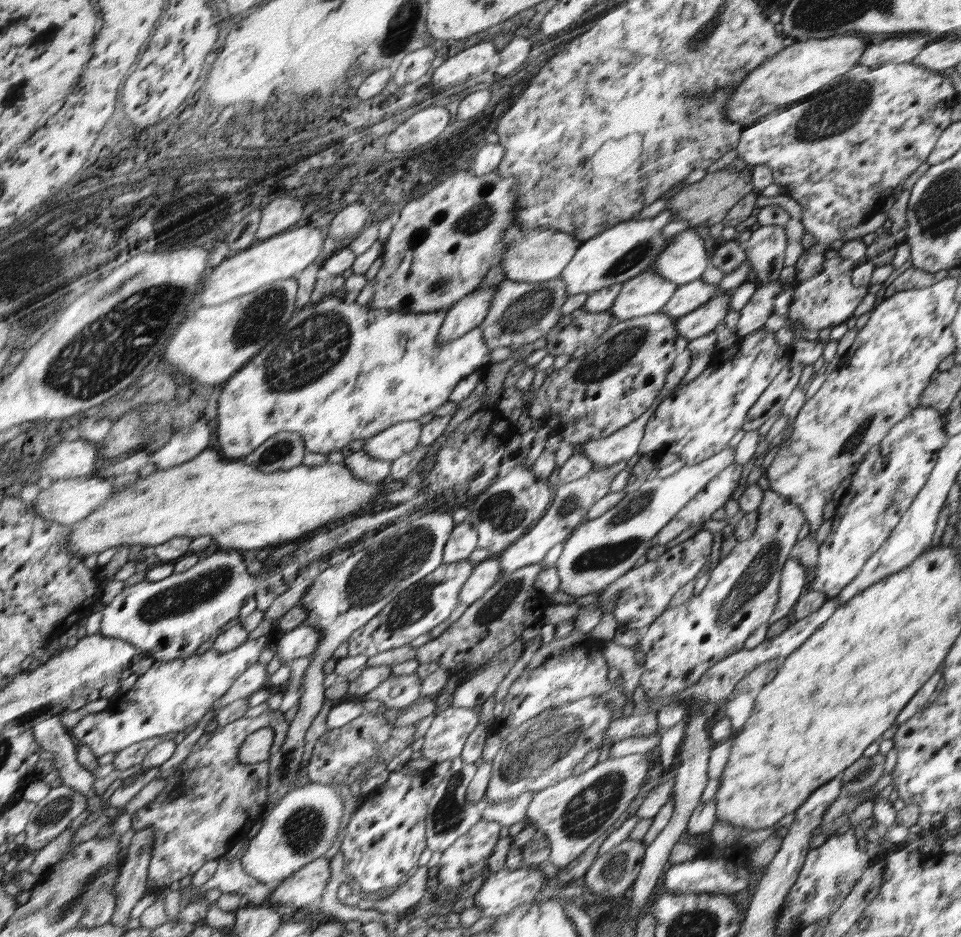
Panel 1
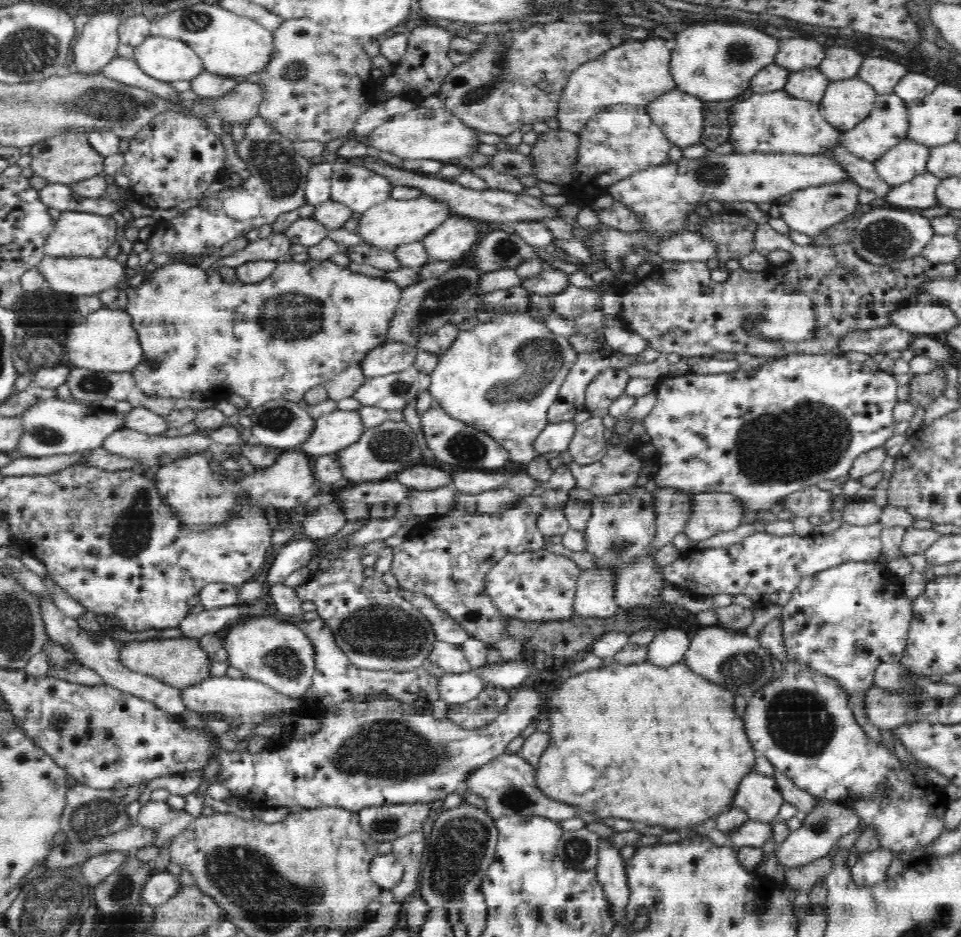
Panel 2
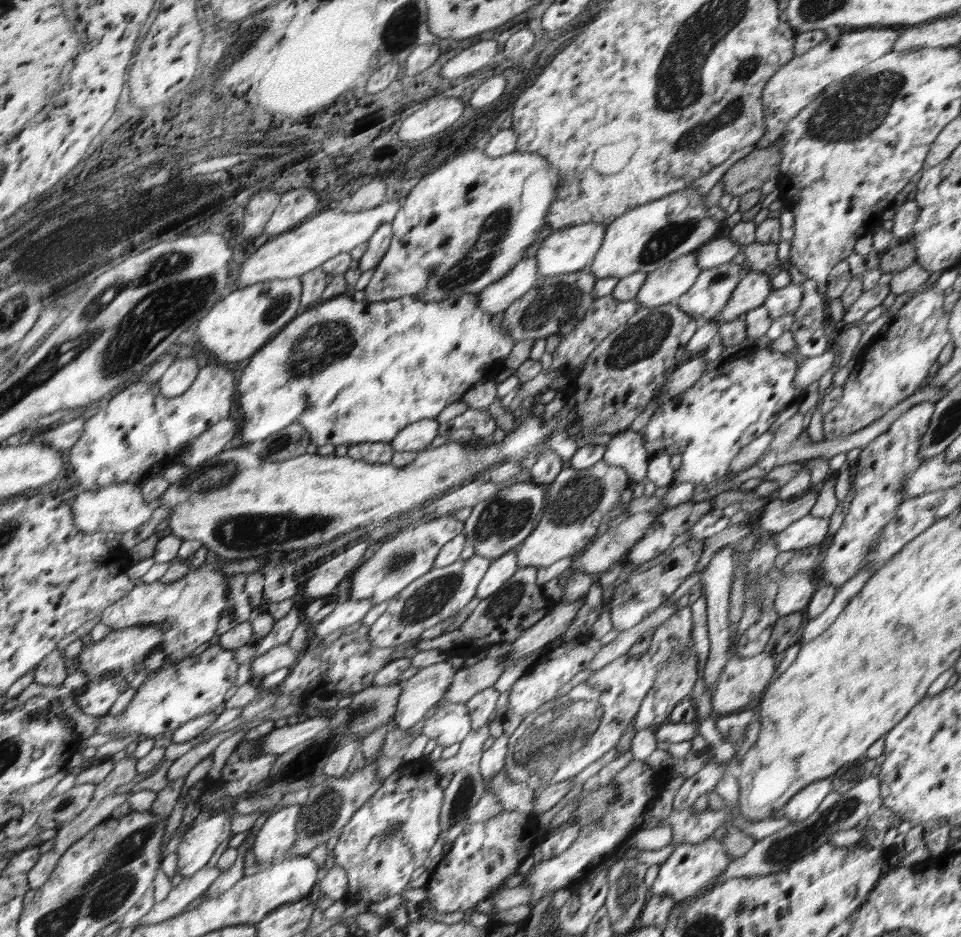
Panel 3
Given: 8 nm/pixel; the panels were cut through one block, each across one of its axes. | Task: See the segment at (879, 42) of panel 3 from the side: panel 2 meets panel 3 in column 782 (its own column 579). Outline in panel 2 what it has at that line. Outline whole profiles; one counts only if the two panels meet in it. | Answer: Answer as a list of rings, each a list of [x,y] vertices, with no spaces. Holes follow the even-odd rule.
[[[662,38],[627,40],[600,56],[602,60],[581,64],[562,87],[558,101],[559,128],[574,135],[580,134],[597,112],[622,105],[648,107],[653,100],[673,91],[677,86],[671,75],[672,54],[671,44],[666,48]]]

